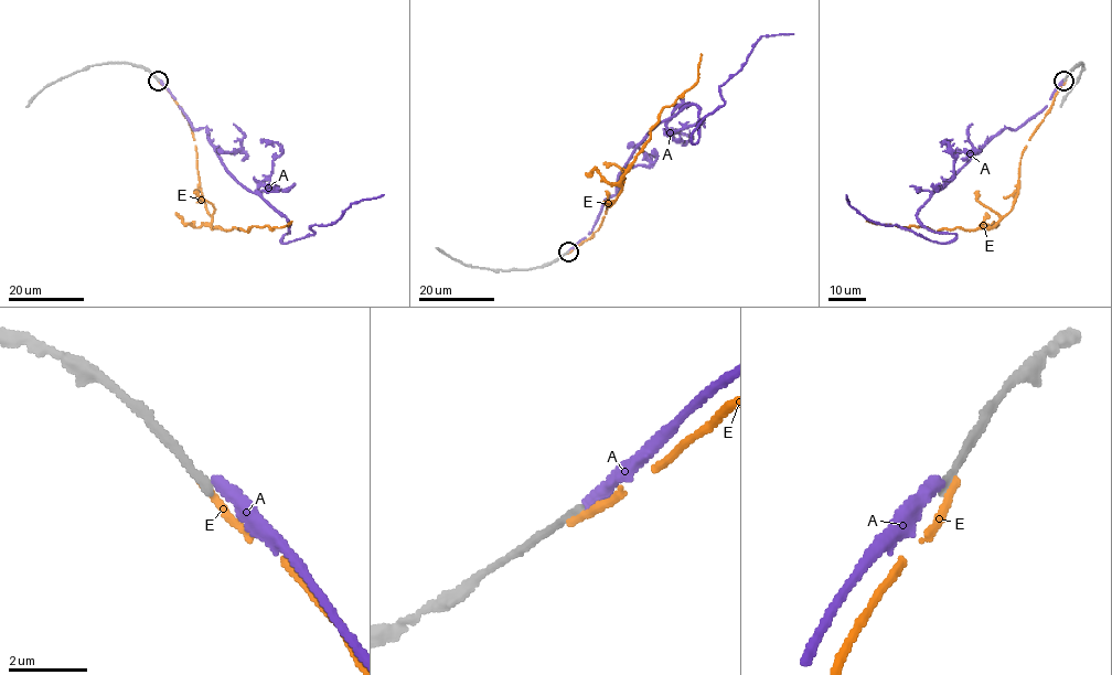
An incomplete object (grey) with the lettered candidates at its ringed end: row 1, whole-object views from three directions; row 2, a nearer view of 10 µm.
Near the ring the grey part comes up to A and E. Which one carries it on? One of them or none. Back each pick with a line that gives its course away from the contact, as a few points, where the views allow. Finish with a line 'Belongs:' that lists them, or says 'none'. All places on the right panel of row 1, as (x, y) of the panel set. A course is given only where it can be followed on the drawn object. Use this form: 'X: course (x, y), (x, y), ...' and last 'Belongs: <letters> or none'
Belongs: none

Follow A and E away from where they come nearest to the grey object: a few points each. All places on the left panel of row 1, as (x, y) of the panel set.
A: (158, 79), (194, 130), (206, 128), (223, 165), (285, 217), (281, 242), (384, 194)
E: (158, 79), (191, 126), (199, 190), (212, 226), (247, 232), (255, 226), (280, 227), (291, 221)

